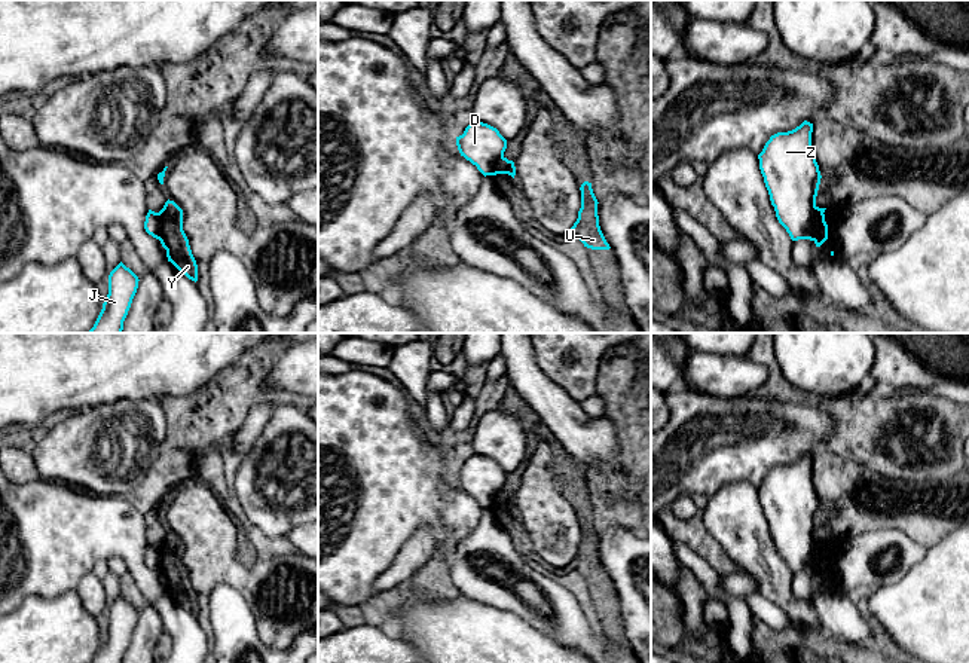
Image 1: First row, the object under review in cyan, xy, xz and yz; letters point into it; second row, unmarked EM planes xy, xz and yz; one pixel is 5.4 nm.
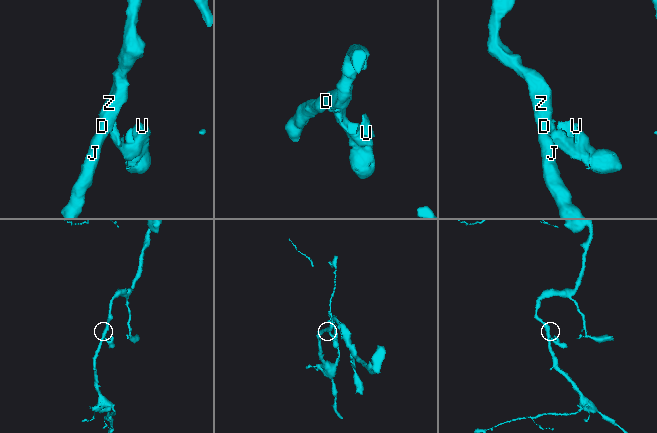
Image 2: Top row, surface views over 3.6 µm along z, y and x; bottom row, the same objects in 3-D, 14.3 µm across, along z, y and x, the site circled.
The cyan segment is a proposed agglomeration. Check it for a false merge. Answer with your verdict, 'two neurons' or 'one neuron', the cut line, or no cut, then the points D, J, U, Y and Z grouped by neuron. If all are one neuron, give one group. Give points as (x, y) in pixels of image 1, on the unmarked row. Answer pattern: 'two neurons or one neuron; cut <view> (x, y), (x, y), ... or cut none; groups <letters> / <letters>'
two neurons; cut yz (816, 540), (816, 570), (813, 573); groups D J Z / U Y

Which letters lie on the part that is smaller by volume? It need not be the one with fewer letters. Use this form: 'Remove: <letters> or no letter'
Remove: U, Y

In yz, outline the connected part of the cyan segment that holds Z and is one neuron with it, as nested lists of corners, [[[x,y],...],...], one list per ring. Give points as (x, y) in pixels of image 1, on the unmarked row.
[[[804,453],[792,464],[771,468],[758,488],[776,550],[792,574],[816,572],[816,529],[822,508],[811,480],[811,465],[813,456]]]

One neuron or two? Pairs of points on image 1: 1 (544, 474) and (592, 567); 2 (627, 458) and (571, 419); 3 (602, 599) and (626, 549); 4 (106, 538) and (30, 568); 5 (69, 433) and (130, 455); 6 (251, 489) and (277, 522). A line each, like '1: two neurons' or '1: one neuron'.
1: two neurons
2: two neurons
3: two neurons
4: one neuron
5: one neuron
6: one neuron

